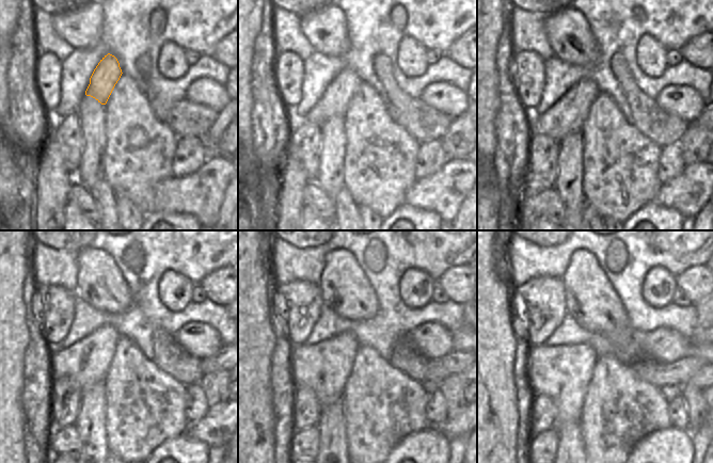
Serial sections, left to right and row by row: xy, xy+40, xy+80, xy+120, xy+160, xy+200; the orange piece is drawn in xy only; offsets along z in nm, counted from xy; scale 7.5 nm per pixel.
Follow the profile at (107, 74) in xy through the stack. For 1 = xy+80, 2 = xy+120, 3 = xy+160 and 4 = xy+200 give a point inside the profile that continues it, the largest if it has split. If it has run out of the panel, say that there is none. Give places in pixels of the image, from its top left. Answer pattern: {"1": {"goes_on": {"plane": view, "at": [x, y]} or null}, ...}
{"1": {"goes_on": {"plane": "xy+80", "at": [567, 116]}}, "2": {"goes_on": {"plane": "xy+120", "at": [86, 362]}}, "3": {"goes_on": {"plane": "xy+160", "at": [325, 367]}}, "4": {"goes_on": {"plane": "xy+200", "at": [561, 372]}}}

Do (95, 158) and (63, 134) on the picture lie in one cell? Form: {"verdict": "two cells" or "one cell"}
{"verdict": "two cells"}

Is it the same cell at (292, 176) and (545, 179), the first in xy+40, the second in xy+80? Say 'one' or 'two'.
two

